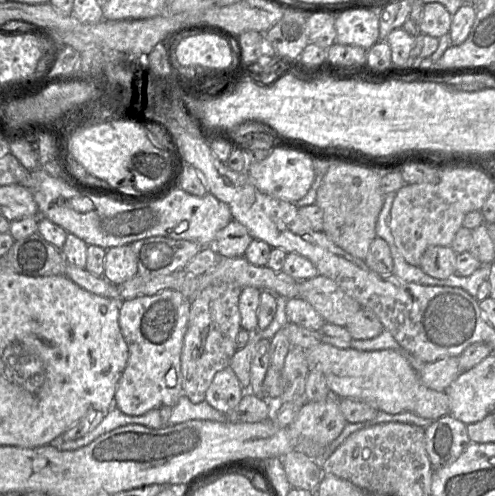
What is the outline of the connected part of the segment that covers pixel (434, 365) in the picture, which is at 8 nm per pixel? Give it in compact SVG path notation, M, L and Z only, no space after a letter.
M449 357L426 363L418 373L426 387L435 391L445 391L462 371L459 367L458 357Z

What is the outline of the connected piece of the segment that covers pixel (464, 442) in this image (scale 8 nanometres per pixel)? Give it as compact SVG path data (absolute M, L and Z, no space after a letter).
M450 414L425 428L424 438L433 470L452 464L471 443L467 425Z

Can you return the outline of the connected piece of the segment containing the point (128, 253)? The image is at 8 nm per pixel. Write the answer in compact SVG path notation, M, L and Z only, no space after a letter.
M130 245L106 250L103 277L113 285L120 285L138 274L136 257Z

